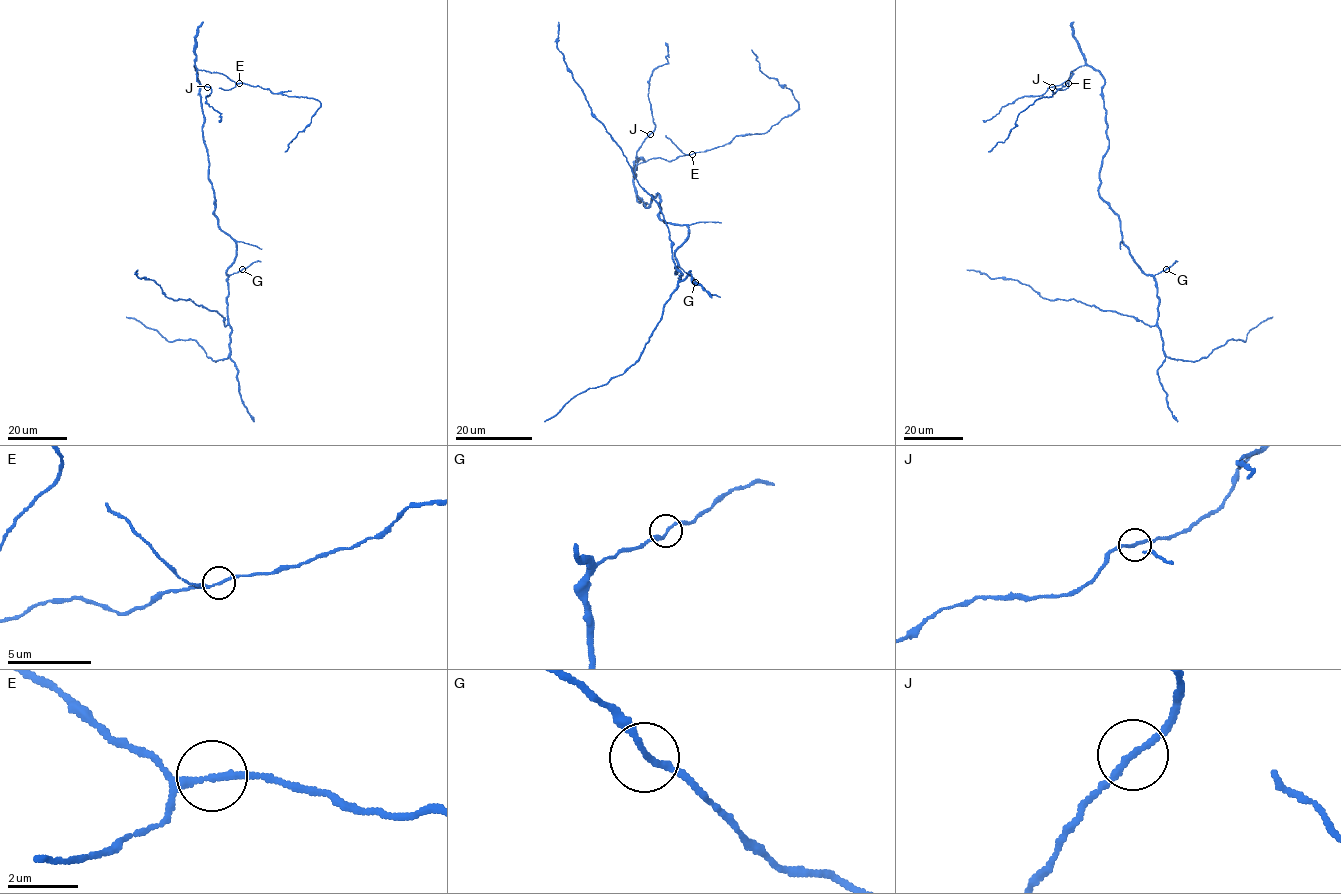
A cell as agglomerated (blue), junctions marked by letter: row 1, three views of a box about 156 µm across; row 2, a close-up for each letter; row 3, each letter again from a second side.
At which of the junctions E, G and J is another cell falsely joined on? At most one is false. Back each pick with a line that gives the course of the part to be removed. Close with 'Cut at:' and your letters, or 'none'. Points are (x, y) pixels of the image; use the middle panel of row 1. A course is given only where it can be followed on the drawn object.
Cut at: none

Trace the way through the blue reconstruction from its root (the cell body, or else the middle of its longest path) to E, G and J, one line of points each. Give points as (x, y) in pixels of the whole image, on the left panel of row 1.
E: (214, 198), (209, 178), (208, 154), (202, 132), (203, 114), (195, 65), (200, 70), (223, 73), (239, 83)
G: (214, 198), (217, 226), (236, 244), (236, 257), (226, 274), (231, 275), (242, 269)
J: (214, 198), (209, 178), (208, 154), (202, 132), (203, 114), (195, 65), (196, 80), (207, 87)

